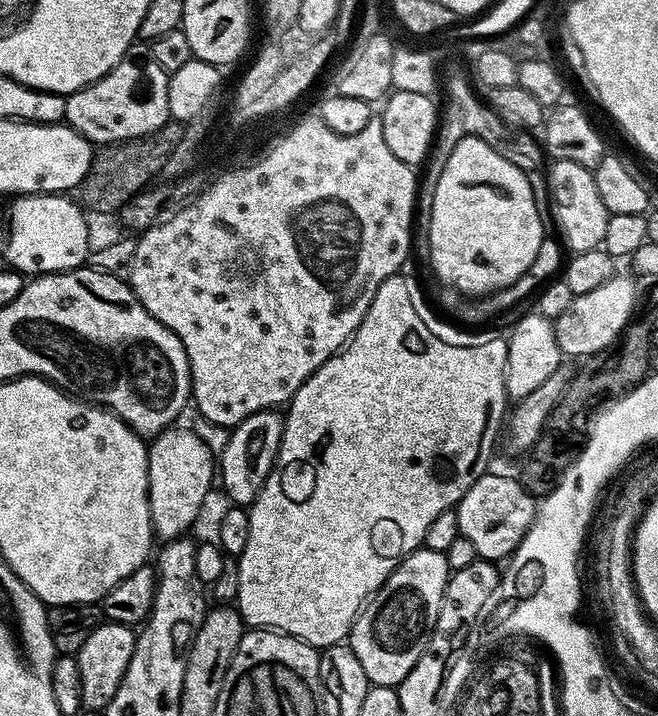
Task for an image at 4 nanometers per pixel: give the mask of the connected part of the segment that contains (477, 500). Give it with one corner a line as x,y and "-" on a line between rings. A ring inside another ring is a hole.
485,474
472,487
470,494
462,498
460,507
455,511
460,523
460,535
466,544
468,540
469,546
476,551
475,555
481,560
504,562
516,553
536,521
538,500
524,489
519,479
492,475

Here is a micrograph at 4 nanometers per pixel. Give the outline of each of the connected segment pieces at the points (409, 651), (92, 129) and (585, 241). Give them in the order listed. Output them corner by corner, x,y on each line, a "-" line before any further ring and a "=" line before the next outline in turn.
429,548
407,556
380,591
364,605
352,628
350,647
358,662
362,662
362,670
366,670
369,685
396,690
418,666
432,640
446,586
454,571
448,559
445,553
=
133,51
130,58
118,62
108,76
68,97
67,127
85,136
94,146
141,140
165,128
172,120
170,75
147,51
144,52
=
561,160
555,161
548,172
550,212
554,220
556,216
556,224
561,232
559,235
567,251
572,251
572,254
597,251
606,238
606,226
610,217
606,210
606,202
602,202
602,198
596,194
593,176
593,169
577,168
574,162

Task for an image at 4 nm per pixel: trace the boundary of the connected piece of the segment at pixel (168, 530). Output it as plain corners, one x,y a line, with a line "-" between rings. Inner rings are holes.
173,426
151,441
148,450
148,497
152,530
161,541
171,542
189,535
196,524
208,495
212,480
218,476
218,460
208,444
196,432

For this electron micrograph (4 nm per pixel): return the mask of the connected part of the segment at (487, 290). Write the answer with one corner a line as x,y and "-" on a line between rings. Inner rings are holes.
468,136
450,156
438,181
438,194
434,194
432,203
427,255
432,256
432,268
444,288
452,288
465,298
492,296
514,286
514,282
522,279
530,266
534,266
534,258
538,258
538,250
542,250
546,238
544,227
546,221
538,218
534,190
530,190
526,174
486,142

